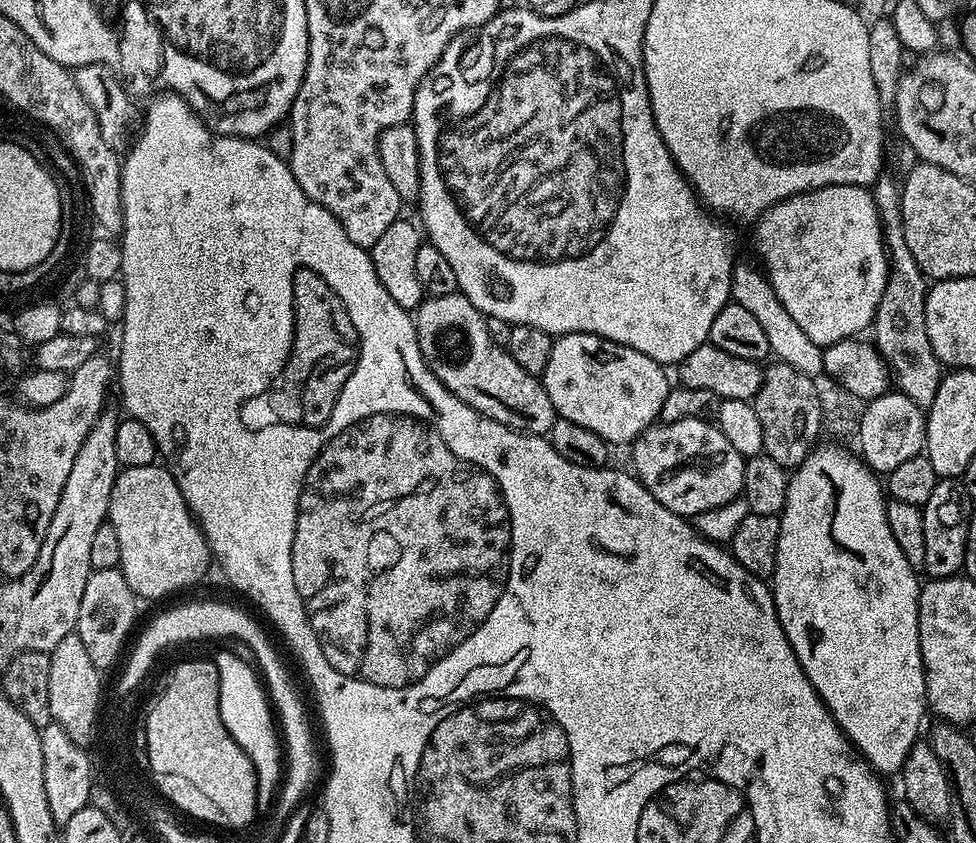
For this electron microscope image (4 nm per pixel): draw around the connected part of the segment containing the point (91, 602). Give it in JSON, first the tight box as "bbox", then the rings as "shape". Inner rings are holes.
{"bbox":[75,568,138,670],"shape":[[[117,568],[97,569],[87,580],[75,631],[85,643],[90,662],[96,668],[107,670],[117,660],[124,639],[131,632],[136,620],[136,603],[138,598],[135,592],[130,590],[125,576]]]}

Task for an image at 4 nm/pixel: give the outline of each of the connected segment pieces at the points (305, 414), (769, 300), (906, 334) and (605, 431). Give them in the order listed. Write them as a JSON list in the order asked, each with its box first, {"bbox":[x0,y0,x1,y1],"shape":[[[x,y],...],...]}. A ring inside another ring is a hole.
[{"bbox":[277,272,356,424],"shape":[[[310,272],[297,273],[295,305],[298,322],[294,335],[296,349],[290,350],[291,363],[284,372],[284,384],[277,396],[278,410],[286,420],[316,424],[326,418],[336,398],[336,378],[345,372],[350,354],[356,350],[356,332],[348,314],[340,308],[340,300],[326,290],[326,282],[314,278]]]},{"bbox":[731,266,825,378],"shape":[[[740,266],[733,267],[732,270],[732,295],[731,299],[738,305],[743,306],[749,314],[754,314],[755,320],[762,325],[762,331],[772,347],[771,355],[779,358],[783,363],[794,366],[794,370],[802,370],[802,374],[813,378],[820,378],[825,375],[823,368],[824,349],[819,348],[802,331],[802,326],[794,322],[786,306],[774,292],[774,286],[768,281],[767,275],[763,271],[747,272]]]},{"bbox":[870,182,942,406],"shape":[[[877,182],[870,188],[880,215],[884,251],[888,253],[888,285],[882,294],[882,302],[878,302],[870,336],[881,358],[891,368],[895,387],[904,392],[906,398],[910,398],[915,404],[927,406],[934,402],[934,394],[938,394],[942,375],[940,360],[930,346],[930,334],[926,334],[926,298],[930,284],[918,262],[914,262],[914,254],[910,254],[910,246],[906,246],[900,188],[897,185],[884,183]]]},{"bbox":[542,332,670,446],"shape":[[[568,332],[565,336],[553,339],[550,362],[546,362],[542,383],[559,419],[578,422],[578,426],[594,430],[594,434],[598,434],[598,438],[602,438],[610,446],[628,446],[660,420],[662,402],[666,402],[670,387],[668,376],[664,372],[667,372],[665,365],[654,358],[646,358],[646,354],[630,346],[589,332]]]}]

